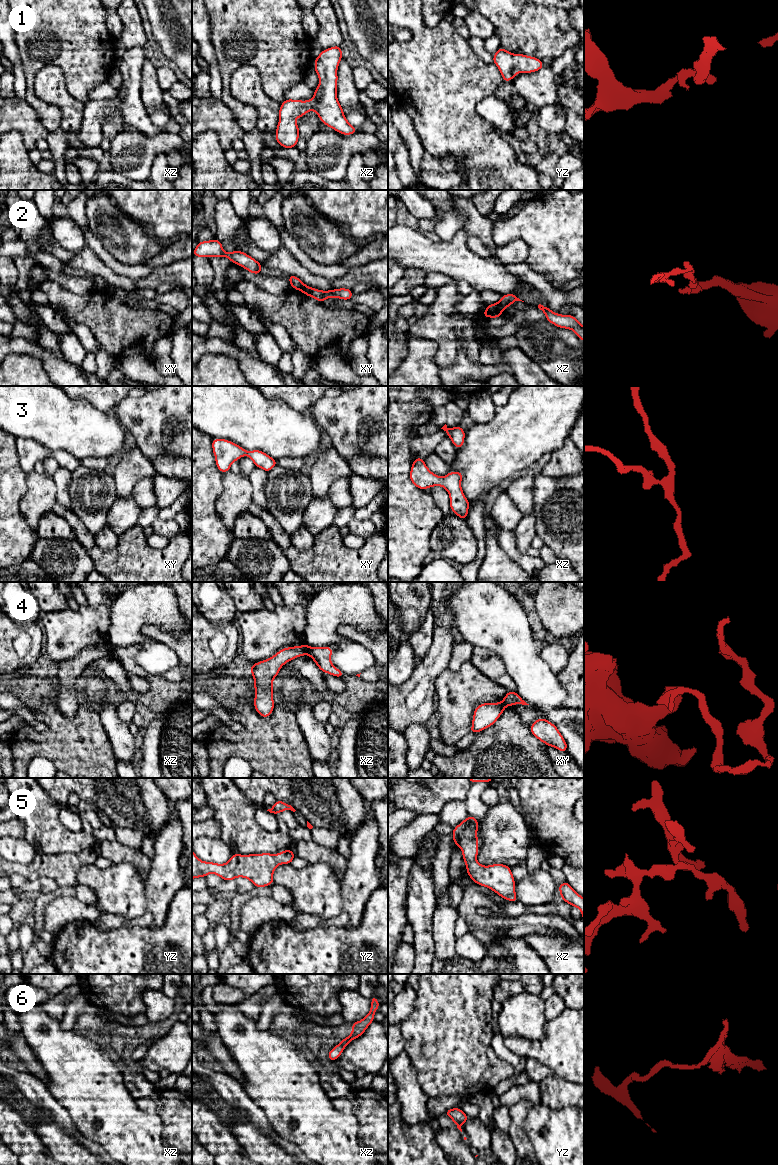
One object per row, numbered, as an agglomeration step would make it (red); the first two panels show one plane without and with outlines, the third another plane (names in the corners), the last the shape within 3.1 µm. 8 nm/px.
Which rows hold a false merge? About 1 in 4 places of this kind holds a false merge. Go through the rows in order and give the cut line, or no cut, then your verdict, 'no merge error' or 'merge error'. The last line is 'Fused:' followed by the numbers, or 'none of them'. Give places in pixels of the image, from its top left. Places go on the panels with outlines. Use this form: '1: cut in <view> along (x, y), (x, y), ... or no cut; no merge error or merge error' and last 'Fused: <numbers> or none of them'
1: no cut; no merge error
2: cut in xz along (498, 303), (505, 307); merge error
3: no cut; no merge error
4: cut in xz along (308, 646), (306, 653); merge error
5: no cut; no merge error
6: no cut; no merge error
Fused: 2, 4

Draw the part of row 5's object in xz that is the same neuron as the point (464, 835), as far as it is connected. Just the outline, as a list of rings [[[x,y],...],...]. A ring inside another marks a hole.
[[[468,816],[464,821],[457,825],[452,832],[454,844],[458,845],[462,850],[463,859],[466,863],[466,870],[469,877],[476,884],[490,888],[505,900],[509,900],[511,902],[518,901],[515,893],[515,880],[509,866],[499,863],[490,866],[482,866],[476,861],[476,857],[479,851],[477,829],[478,819],[472,816]]]

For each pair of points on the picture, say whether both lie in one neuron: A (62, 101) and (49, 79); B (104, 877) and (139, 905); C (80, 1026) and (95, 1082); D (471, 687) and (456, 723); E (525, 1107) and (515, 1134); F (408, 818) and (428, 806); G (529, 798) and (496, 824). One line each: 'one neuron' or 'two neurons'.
A: one neuron
B: one neuron
C: two neurons
D: one neuron
E: one neuron
F: two neurons
G: two neurons

